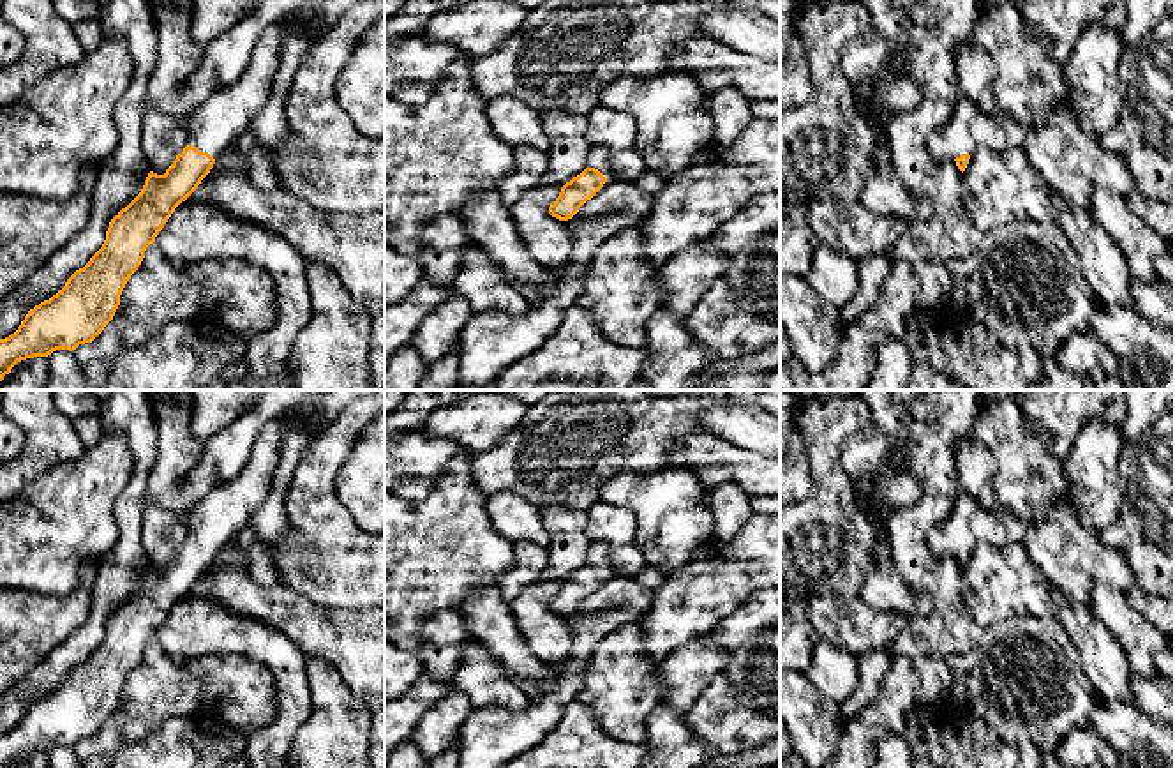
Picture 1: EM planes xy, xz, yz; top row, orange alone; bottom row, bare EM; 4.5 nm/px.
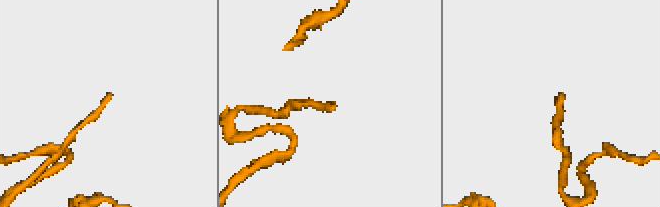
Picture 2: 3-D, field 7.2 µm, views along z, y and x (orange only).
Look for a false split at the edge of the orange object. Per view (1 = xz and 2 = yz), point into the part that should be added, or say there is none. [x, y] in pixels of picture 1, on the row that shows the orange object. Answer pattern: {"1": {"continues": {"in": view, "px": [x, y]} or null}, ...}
{"1": {"continues": null}, "2": {"continues": null}}

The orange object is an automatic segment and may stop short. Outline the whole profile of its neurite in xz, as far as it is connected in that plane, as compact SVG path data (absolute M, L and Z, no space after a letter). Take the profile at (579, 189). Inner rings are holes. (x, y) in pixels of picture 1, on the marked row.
M586 168L561 187L559 196L549 207L549 214L559 221L572 219L579 208L591 200L605 184L605 177L595 169Z

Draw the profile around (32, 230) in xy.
M88 166L81 187L67 201L44 201L32 196L0 192L0 297L30 277L69 238L79 233L92 214L92 191L97 168Z

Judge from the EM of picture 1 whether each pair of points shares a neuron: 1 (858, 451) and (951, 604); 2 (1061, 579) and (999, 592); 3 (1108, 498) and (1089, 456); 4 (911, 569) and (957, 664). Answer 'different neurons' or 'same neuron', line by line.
1: same neuron
2: different neurons
3: same neuron
4: different neurons

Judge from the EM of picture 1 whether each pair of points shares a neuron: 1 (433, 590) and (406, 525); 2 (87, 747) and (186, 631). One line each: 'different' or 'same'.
1: same
2: different

